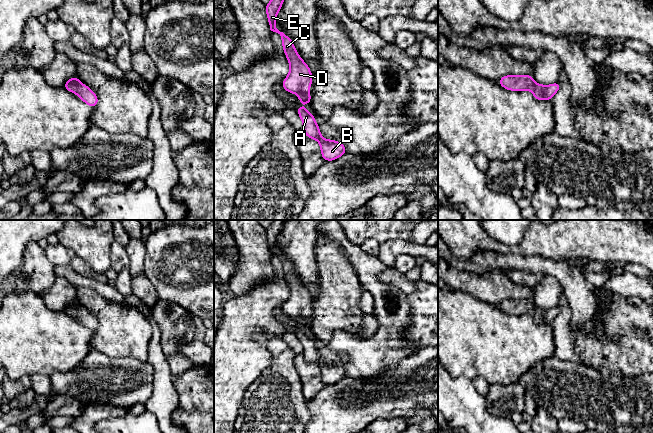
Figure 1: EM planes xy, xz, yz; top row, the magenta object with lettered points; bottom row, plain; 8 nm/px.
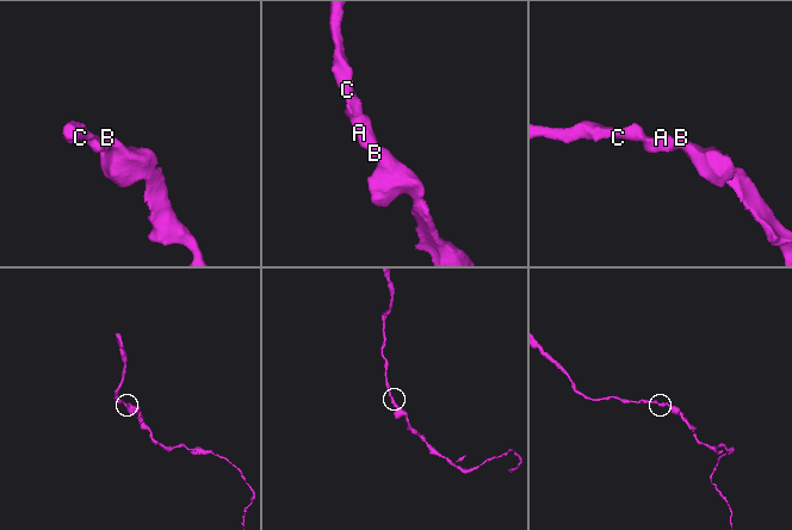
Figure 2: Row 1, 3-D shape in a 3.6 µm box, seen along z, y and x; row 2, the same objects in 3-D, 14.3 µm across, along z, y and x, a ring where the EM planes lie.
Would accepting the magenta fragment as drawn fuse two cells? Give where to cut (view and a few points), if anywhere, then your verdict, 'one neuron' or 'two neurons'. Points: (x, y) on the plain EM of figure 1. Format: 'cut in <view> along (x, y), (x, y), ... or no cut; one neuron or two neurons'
no cut; one neuron

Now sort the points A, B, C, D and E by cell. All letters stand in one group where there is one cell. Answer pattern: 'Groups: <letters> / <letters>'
Groups: A B C D E

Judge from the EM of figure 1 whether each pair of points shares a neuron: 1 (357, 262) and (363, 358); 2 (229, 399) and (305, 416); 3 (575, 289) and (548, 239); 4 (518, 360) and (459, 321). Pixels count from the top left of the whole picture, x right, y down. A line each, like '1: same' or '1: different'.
1: same
2: different
3: different
4: same

